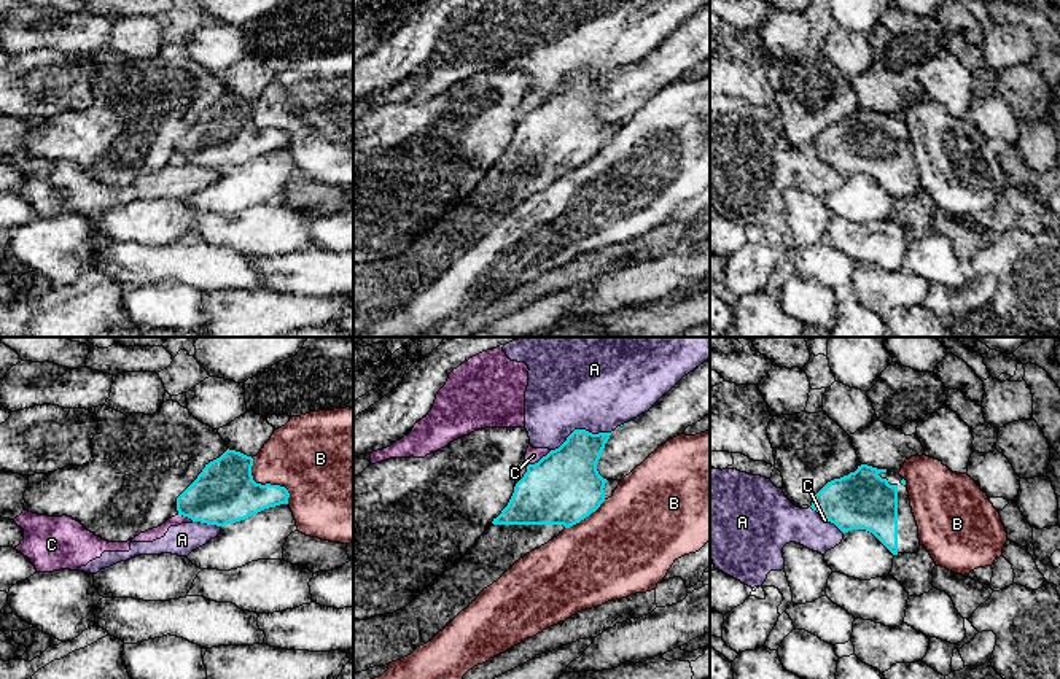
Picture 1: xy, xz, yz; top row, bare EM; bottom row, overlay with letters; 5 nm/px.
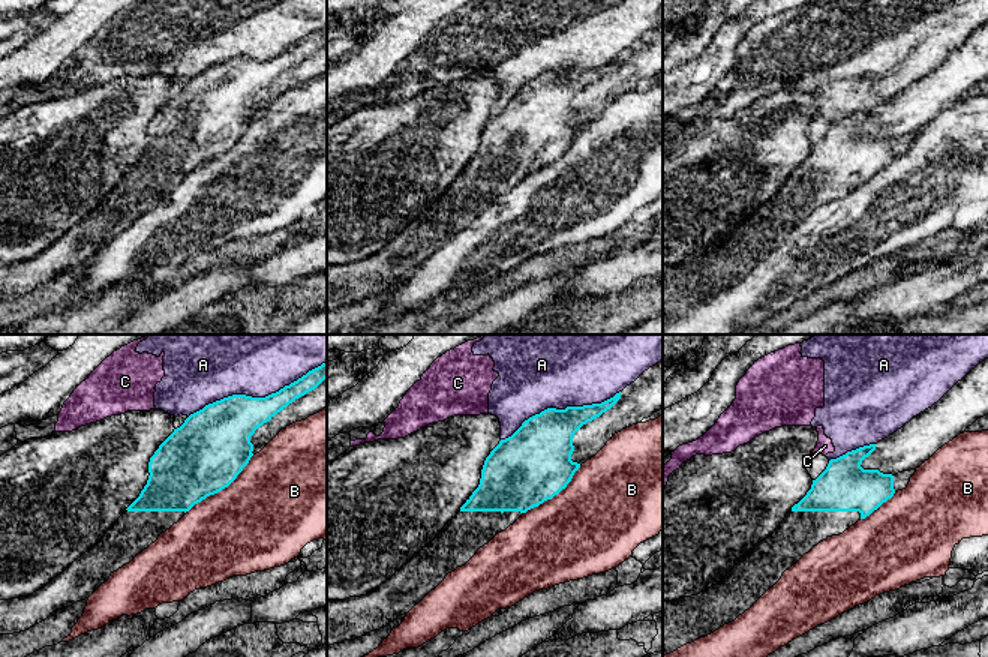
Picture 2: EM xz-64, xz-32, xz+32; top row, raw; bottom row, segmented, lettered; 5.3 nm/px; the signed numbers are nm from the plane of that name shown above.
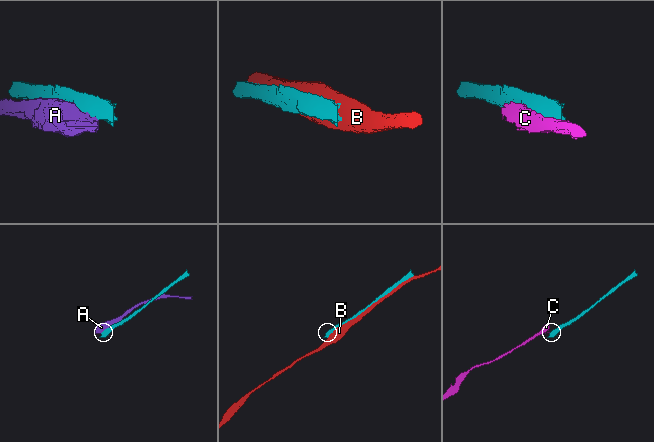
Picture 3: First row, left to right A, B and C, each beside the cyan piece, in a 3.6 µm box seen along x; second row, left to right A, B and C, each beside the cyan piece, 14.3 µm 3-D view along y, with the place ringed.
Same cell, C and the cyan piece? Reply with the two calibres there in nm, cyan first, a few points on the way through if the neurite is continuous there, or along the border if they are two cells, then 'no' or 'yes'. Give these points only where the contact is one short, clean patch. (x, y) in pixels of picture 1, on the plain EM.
380/80 nm | along xz (551, 94), (529, 108) | no

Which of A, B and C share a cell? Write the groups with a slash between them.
A C / B

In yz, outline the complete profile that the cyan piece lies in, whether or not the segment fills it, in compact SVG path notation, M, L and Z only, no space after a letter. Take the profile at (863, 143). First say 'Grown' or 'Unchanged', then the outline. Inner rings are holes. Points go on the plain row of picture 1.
Grown. M861 108L855 116L828 126L815 138L810 151L842 177L852 173L872 177L893 199L915 197L920 191L906 124L891 114Z

